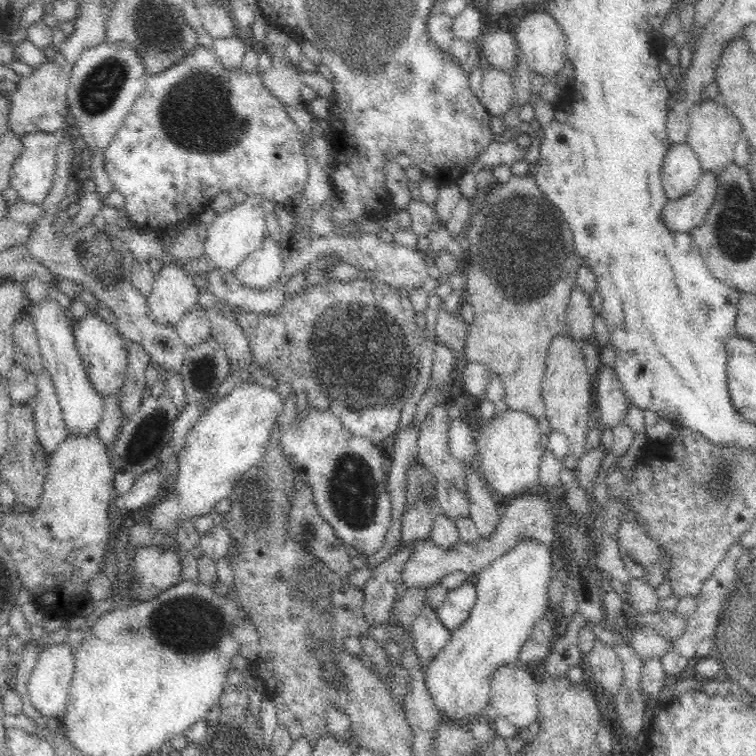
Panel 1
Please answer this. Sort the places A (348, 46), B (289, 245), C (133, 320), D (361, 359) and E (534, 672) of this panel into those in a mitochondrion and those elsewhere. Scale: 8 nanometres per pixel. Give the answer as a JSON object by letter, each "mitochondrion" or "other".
{"A":"mitochondrion","B":"other","C":"other","D":"mitochondrion","E":"other"}

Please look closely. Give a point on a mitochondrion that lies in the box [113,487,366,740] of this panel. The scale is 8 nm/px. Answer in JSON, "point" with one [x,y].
{"point":[192,625]}

